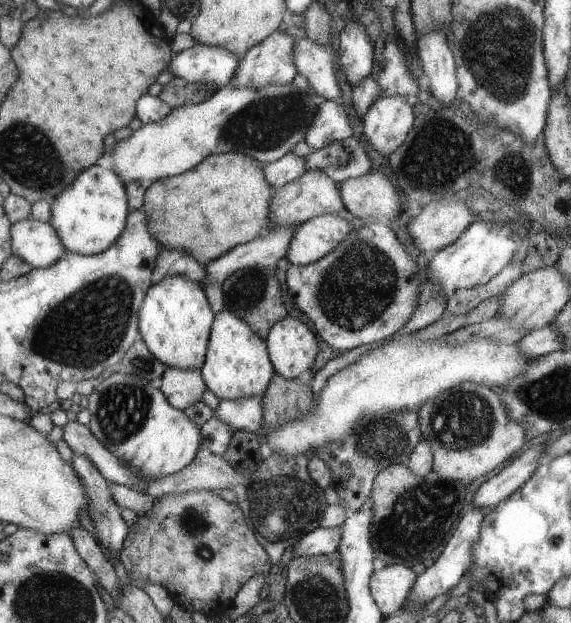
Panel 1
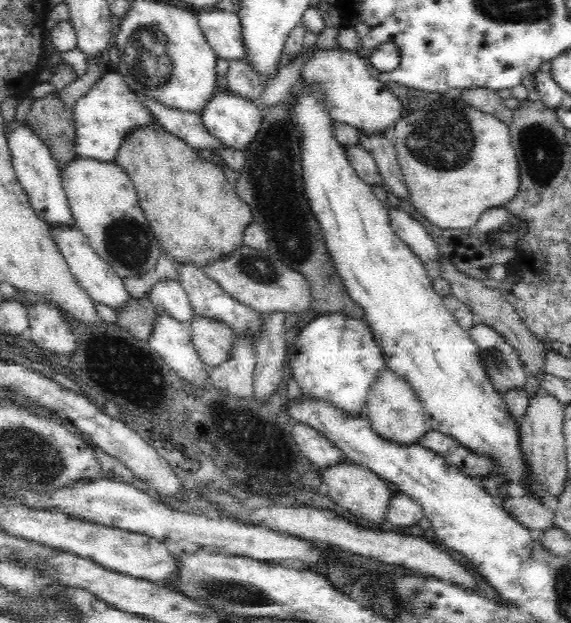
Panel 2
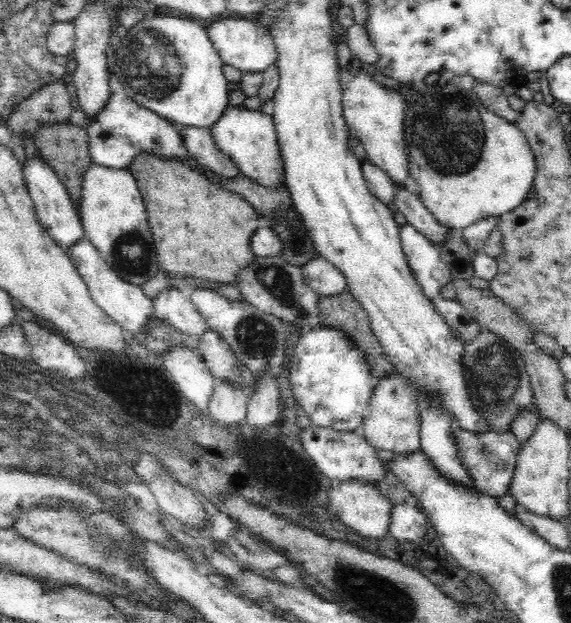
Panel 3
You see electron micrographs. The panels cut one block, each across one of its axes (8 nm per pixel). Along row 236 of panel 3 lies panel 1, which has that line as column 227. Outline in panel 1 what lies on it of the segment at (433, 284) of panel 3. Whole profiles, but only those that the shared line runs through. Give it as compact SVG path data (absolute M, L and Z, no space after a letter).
M259 396L243 400L219 400L215 406L215 418L227 424L233 432L257 434L263 418L263 404Z

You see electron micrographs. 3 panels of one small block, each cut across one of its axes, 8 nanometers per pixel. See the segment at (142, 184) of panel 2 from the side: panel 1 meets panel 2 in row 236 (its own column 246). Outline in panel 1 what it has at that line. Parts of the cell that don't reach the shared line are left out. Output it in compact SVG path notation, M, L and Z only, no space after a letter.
M229 152L207 156L201 164L189 168L179 176L147 184L141 210L145 212L145 216L149 216L149 232L161 244L161 250L185 252L193 256L193 260L197 260L201 266L207 266L211 260L217 260L231 248L247 244L263 234L263 228L271 220L271 200L273 188L263 176L263 166L249 156Z

